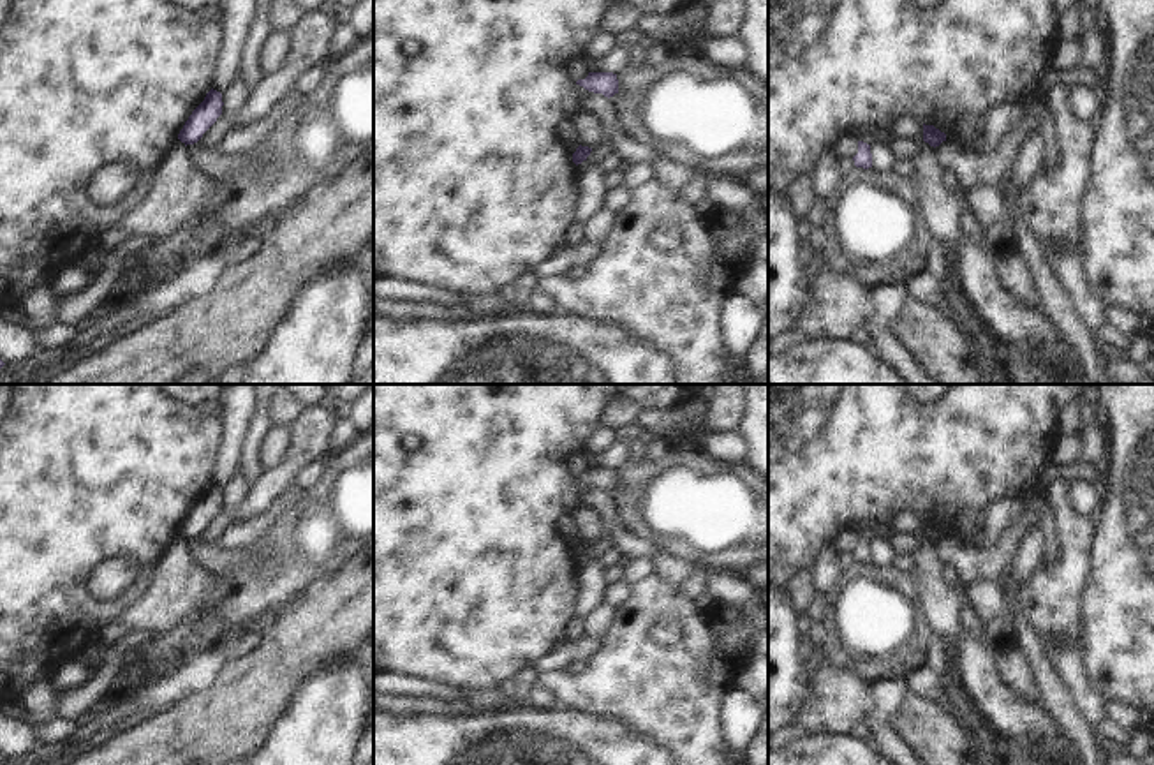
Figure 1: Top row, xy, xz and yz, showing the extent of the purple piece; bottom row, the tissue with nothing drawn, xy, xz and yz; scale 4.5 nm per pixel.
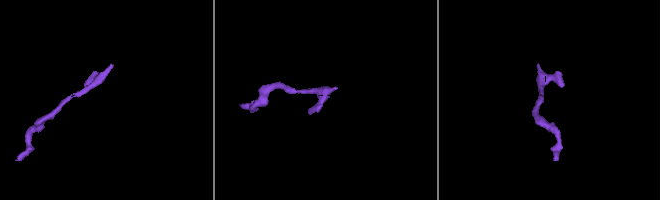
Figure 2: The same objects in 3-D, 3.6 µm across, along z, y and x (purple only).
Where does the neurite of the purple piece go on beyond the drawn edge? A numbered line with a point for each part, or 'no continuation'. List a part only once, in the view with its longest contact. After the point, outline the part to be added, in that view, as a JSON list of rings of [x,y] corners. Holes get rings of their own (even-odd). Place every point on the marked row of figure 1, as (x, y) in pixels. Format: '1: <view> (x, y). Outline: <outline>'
no continuation.

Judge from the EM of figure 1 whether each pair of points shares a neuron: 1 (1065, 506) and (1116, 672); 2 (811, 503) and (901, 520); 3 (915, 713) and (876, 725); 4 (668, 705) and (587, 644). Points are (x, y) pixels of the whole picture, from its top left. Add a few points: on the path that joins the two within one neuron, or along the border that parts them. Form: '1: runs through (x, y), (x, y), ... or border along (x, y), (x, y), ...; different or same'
1: border along (1094, 536), (1082, 600), (1082, 617); different
2: border along (892, 515), (911, 508), (922, 519); different
3: border along (888, 721), (909, 746); different
4: border along (601, 638), (601, 644), (585, 661); different

